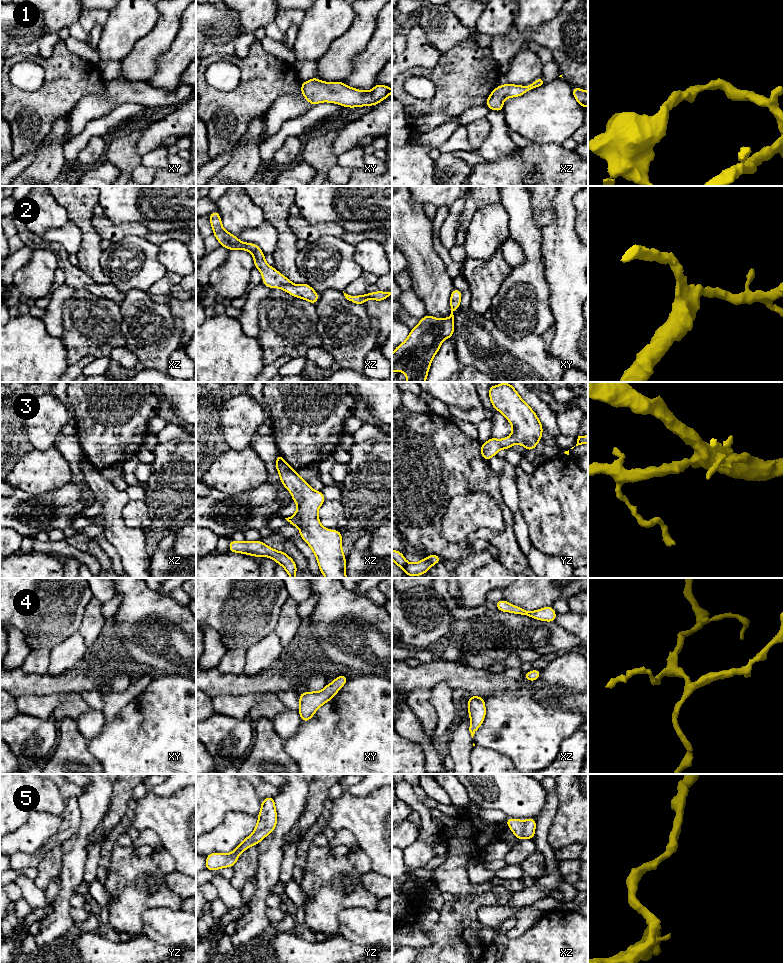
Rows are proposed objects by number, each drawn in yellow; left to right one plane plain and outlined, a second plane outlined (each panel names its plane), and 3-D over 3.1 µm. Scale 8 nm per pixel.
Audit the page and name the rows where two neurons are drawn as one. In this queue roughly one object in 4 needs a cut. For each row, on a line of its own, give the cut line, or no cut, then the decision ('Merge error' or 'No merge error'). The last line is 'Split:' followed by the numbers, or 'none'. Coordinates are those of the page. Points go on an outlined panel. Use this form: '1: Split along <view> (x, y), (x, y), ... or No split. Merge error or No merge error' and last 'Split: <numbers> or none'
1: No split. No merge error
2: No split. No merge error
3: No split. No merge error
4: No split. No merge error
5: No split. No merge error
Split: none

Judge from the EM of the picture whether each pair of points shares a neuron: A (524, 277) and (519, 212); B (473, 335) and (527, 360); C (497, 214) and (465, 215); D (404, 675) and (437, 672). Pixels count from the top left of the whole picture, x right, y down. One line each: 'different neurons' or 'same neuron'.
A: same neuron
B: same neuron
C: different neurons
D: same neuron

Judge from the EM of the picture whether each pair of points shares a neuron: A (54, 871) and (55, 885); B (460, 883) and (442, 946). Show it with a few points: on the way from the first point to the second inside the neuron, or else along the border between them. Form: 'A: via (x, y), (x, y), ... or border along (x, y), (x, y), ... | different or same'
A: border along (60, 877), (54, 878), (44, 892) | different
B: border along (479, 893), (455, 897) | different

